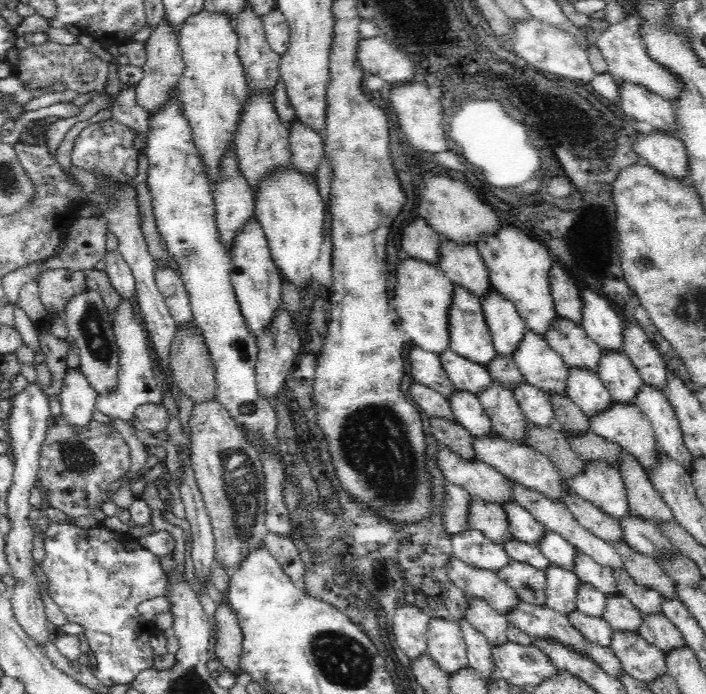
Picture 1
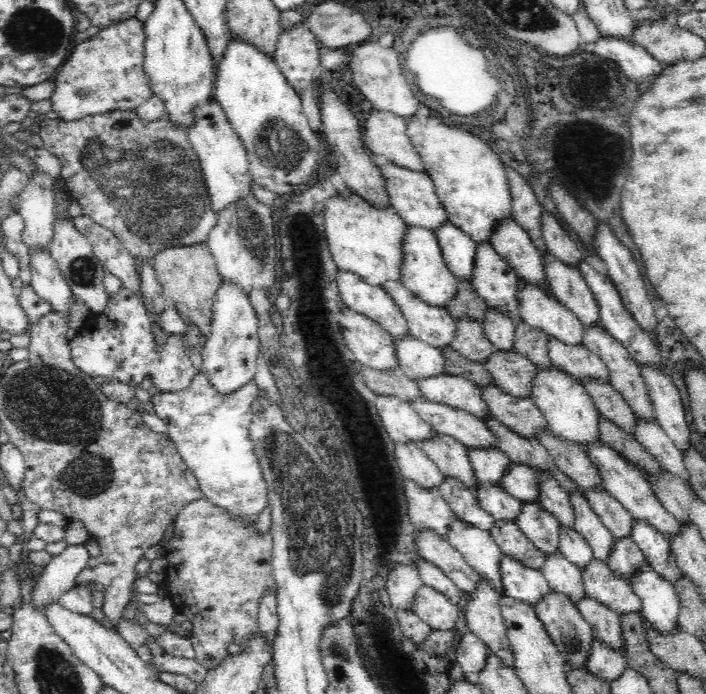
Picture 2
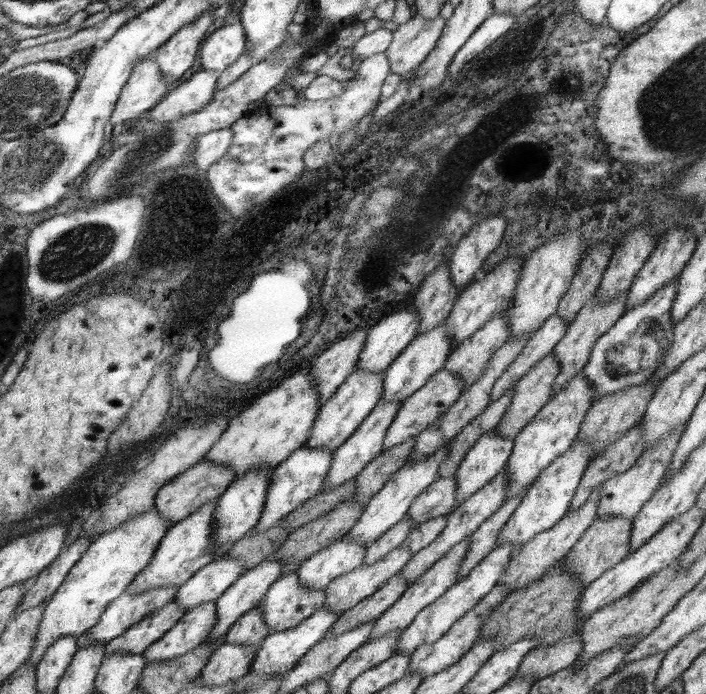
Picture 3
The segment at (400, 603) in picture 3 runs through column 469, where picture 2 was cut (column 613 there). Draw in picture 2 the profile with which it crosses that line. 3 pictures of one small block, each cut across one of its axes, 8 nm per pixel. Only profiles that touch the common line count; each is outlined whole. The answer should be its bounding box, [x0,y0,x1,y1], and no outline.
[568,488,614,563]

